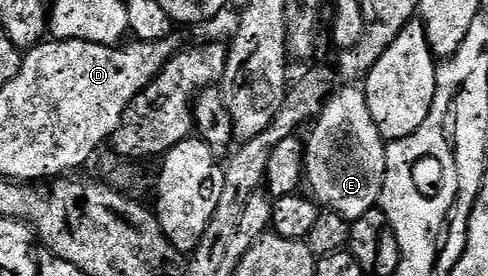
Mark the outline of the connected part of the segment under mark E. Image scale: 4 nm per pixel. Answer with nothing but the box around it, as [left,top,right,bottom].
[307,85,389,221]

